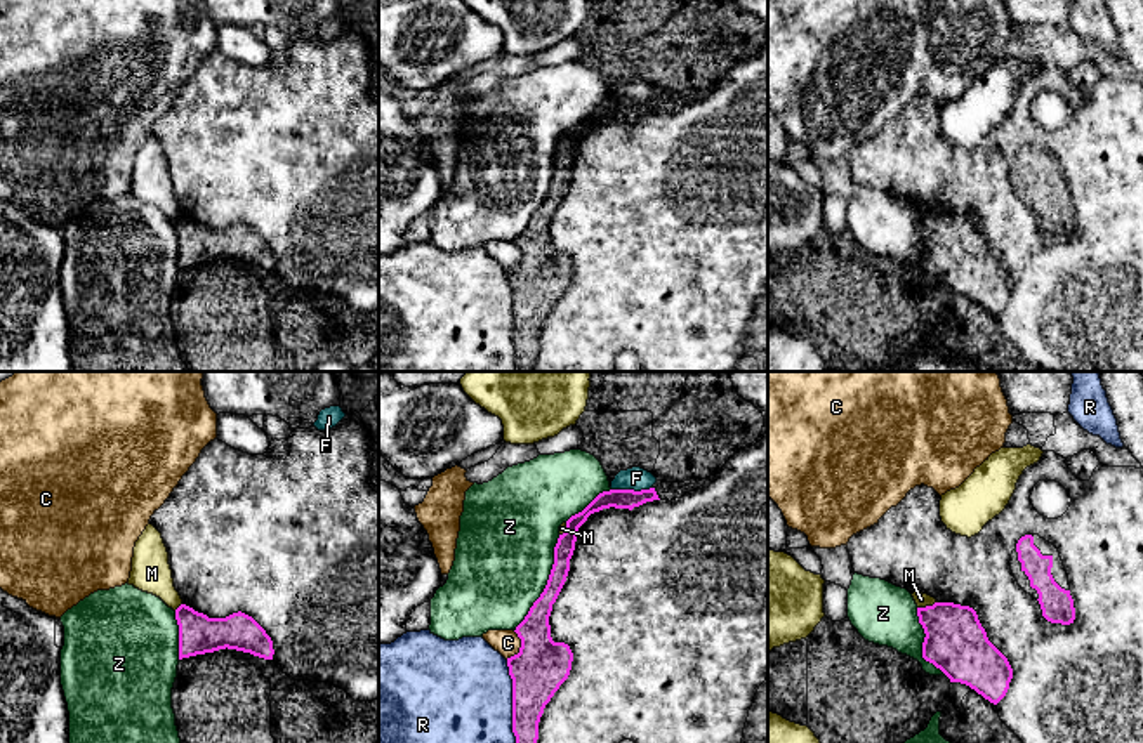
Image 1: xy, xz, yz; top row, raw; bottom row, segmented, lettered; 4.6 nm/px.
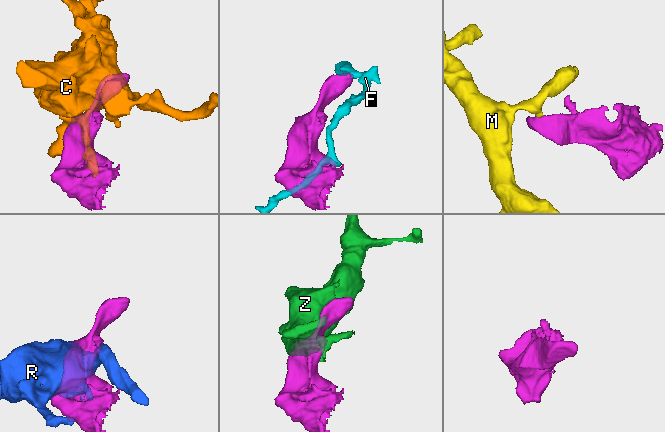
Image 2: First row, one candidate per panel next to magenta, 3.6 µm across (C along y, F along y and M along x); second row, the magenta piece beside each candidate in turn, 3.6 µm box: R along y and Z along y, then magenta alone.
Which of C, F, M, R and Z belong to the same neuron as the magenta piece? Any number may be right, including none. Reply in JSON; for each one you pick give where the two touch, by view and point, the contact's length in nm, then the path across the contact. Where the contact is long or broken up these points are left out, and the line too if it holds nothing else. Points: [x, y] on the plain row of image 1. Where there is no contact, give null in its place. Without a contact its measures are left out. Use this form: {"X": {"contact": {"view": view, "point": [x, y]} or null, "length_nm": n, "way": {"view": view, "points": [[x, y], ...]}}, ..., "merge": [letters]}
{"merge": []}

